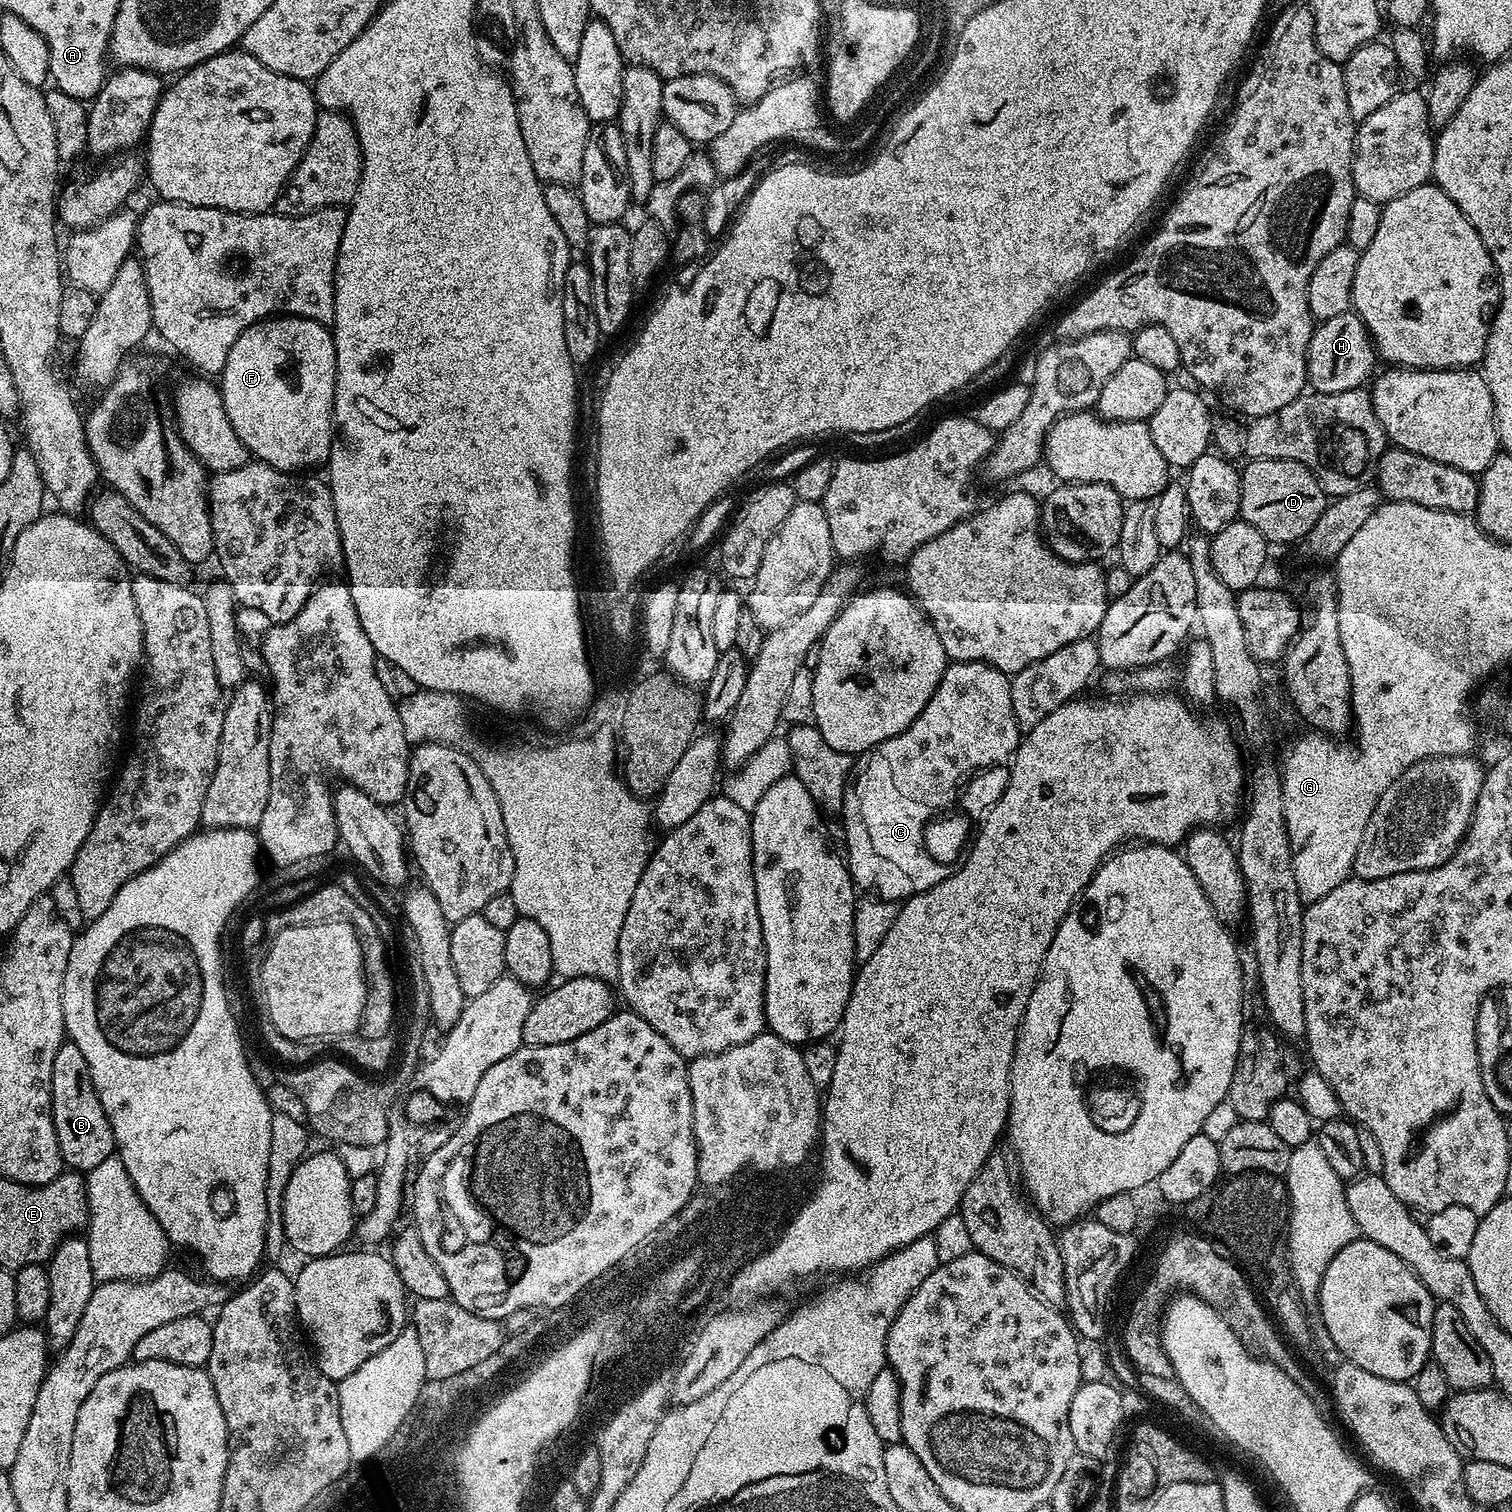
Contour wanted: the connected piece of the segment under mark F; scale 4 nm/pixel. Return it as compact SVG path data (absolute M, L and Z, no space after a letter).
M287 314L250 325L230 346L218 387L234 434L259 463L296 474L327 461L334 443L336 342L325 325Z

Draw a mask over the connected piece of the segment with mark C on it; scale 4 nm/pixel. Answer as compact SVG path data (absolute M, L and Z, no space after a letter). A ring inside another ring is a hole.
M879 754L873 756L857 773L860 778L862 810L870 830L867 842L872 853L882 858L886 866L902 872L910 880L910 896L917 896L920 892L930 891L938 882L950 878L954 868L947 864L947 859L934 856L928 846L928 830L934 823L933 809L907 799L900 789L900 780L891 773L890 762Z

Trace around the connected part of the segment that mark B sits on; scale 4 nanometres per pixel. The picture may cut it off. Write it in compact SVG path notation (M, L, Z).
M71 1042L61 1044L58 1054L54 1054L52 1121L60 1147L60 1159L67 1167L68 1164L72 1167L69 1169L87 1174L94 1170L94 1166L98 1166L115 1153L116 1139L106 1118L106 1110L102 1110L102 1102L94 1090L90 1066L86 1066L82 1050L78 1050L78 1046Z

